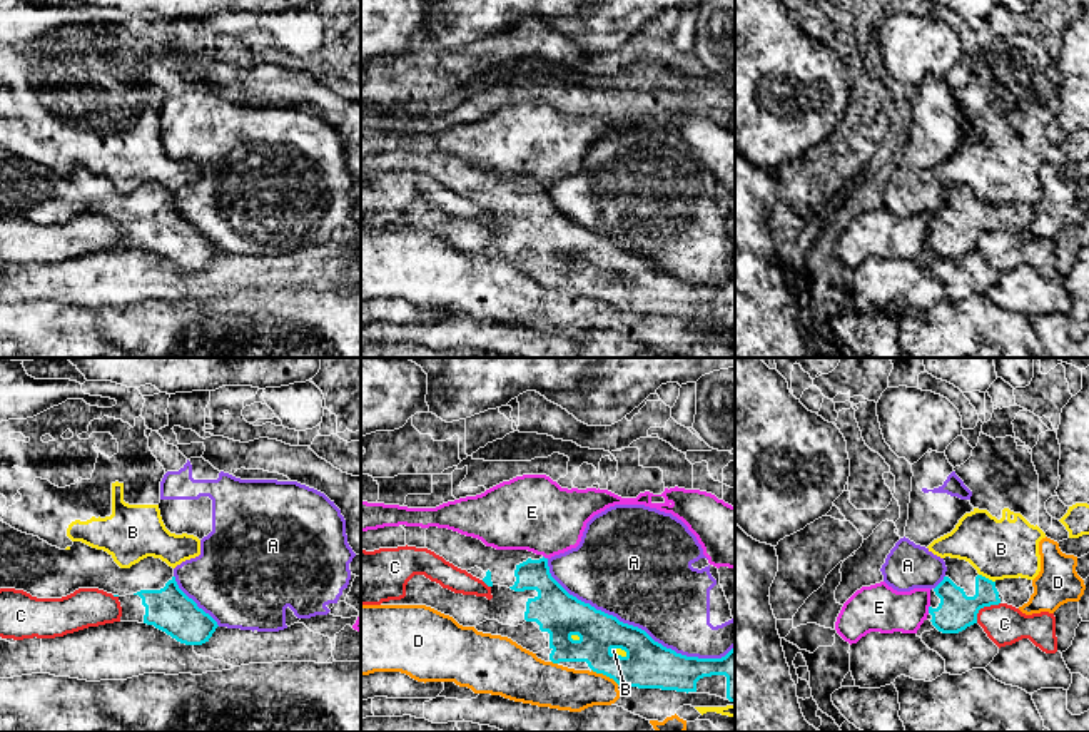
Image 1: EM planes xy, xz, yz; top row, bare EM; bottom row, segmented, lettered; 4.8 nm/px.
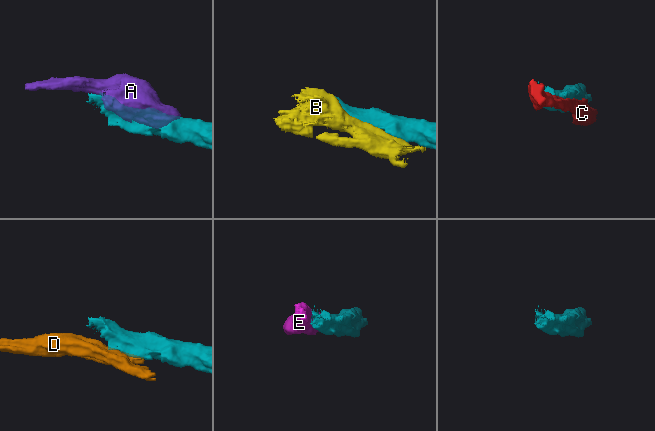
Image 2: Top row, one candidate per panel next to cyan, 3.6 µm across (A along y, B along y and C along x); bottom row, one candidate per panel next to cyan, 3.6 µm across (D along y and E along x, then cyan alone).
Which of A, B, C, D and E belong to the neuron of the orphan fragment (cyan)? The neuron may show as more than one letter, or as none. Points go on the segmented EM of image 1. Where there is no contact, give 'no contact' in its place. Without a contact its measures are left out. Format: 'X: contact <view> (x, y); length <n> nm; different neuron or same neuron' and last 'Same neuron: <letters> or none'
A: contact xz (635, 627); length 1000 nm; different neuron
B: contact yz (987, 579); length 90 nm; different neuron
C: contact yz (982, 607); length 160 nm; different neuron
D: contact xz (605, 674); length 150 nm; different neuron
E: contact yz (929, 609); length 40 nm; different neuron
Same neuron: none

